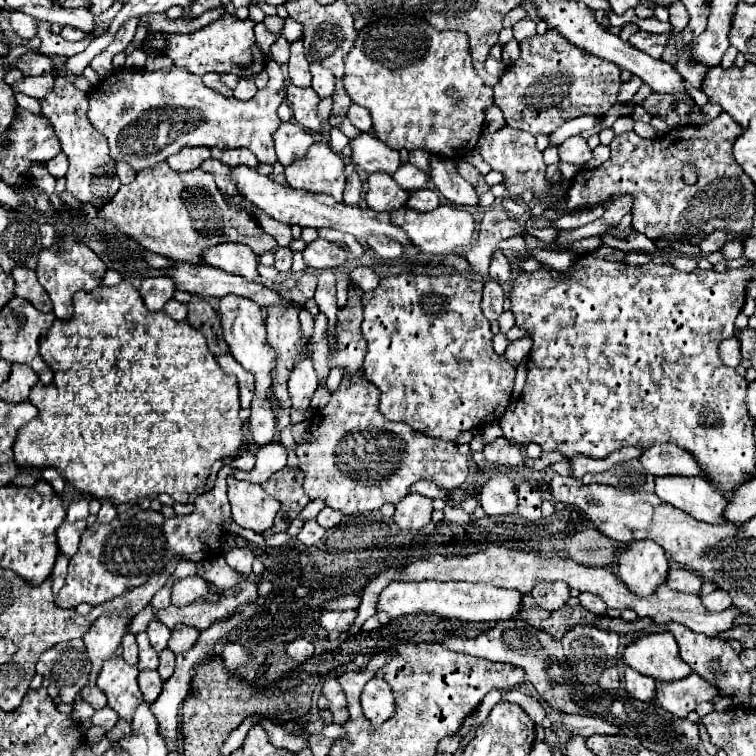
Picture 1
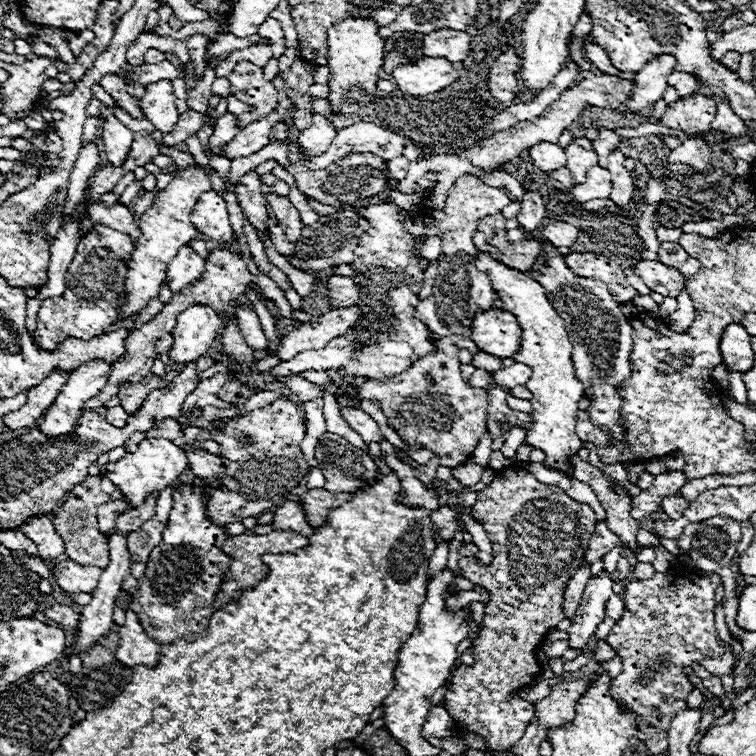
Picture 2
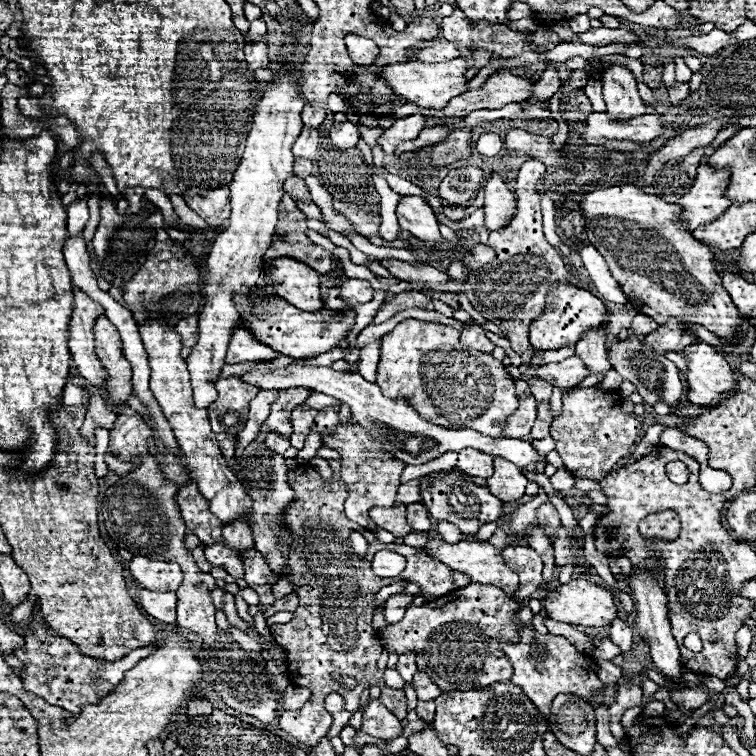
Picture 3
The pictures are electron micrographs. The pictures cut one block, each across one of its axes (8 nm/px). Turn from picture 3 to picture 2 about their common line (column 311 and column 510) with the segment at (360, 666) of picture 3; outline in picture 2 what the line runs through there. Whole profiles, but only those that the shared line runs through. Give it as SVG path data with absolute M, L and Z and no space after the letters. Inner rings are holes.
M508 466L496 472L492 484L478 492L478 500L472 506L474 516L484 522L484 530L494 548L494 560L490 566L480 566L476 558L462 558L458 566L470 582L490 590L490 602L486 604L482 626L478 636L472 640L474 666L458 666L444 694L444 708L452 716L458 728L472 730L486 740L492 750L512 748L526 732L530 720L534 718L534 704L512 698L510 690L518 690L530 684L540 674L540 662L534 656L536 646L542 644L544 634L556 628L564 620L564 590L576 568L584 562L584 552L588 540L598 524L594 510L588 504L572 500L562 488L538 482L528 470L518 466Z

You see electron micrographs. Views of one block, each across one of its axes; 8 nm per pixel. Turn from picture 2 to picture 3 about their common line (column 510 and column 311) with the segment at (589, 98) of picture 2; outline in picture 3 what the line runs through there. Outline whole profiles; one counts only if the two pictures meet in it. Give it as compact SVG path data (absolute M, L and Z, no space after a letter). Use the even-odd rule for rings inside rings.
M304 128L302 134L298 136L296 144L294 144L294 156L298 158L314 158L316 150L318 150L318 144L320 144L320 134L316 128Z

